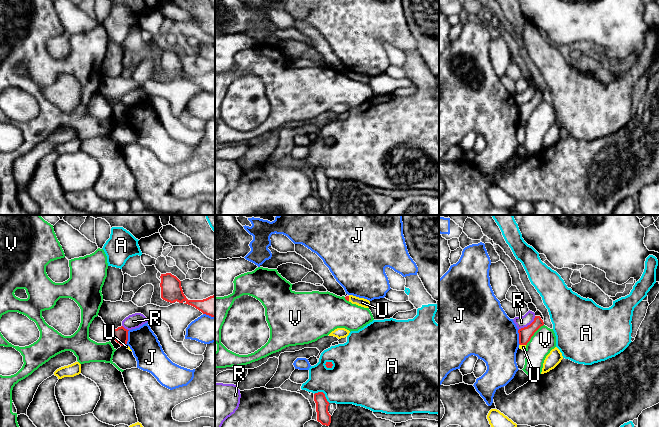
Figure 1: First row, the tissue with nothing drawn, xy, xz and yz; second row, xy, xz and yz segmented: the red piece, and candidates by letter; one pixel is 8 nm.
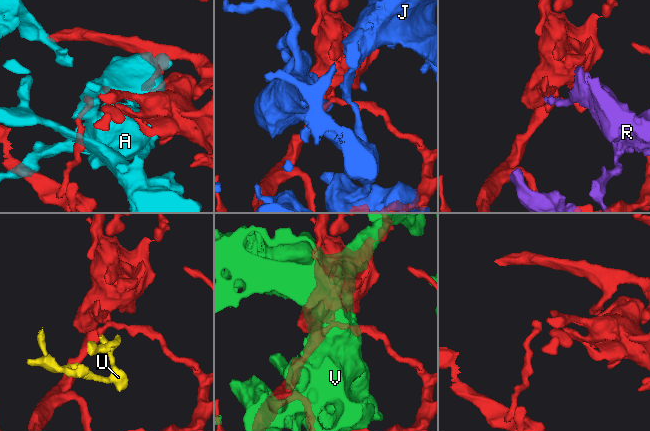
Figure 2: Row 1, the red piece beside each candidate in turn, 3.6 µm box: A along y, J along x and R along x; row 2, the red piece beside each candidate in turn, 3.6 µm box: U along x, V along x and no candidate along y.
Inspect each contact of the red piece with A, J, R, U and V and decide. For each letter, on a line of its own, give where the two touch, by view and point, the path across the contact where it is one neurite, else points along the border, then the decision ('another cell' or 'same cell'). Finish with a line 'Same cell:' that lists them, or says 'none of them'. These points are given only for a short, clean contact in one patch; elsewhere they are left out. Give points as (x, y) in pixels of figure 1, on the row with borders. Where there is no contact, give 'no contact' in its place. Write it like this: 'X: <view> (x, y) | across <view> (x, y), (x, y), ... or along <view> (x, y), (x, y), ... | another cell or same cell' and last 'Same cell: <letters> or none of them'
A: xz (323, 393) | another cell
J: yz (519, 337) | another cell
R: yz (528, 325) | another cell
U: yz (523, 344) | along yz (520, 344), (525, 345) | another cell
V: yz (533, 334) | another cell
Same cell: none of them

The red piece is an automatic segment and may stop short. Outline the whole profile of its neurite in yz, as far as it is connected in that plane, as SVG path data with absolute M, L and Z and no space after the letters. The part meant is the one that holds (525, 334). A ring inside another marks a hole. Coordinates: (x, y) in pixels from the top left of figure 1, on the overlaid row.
M535 316L534 321L527 327L518 330L519 333L519 344L527 345L534 333L544 325L543 320L540 316Z

